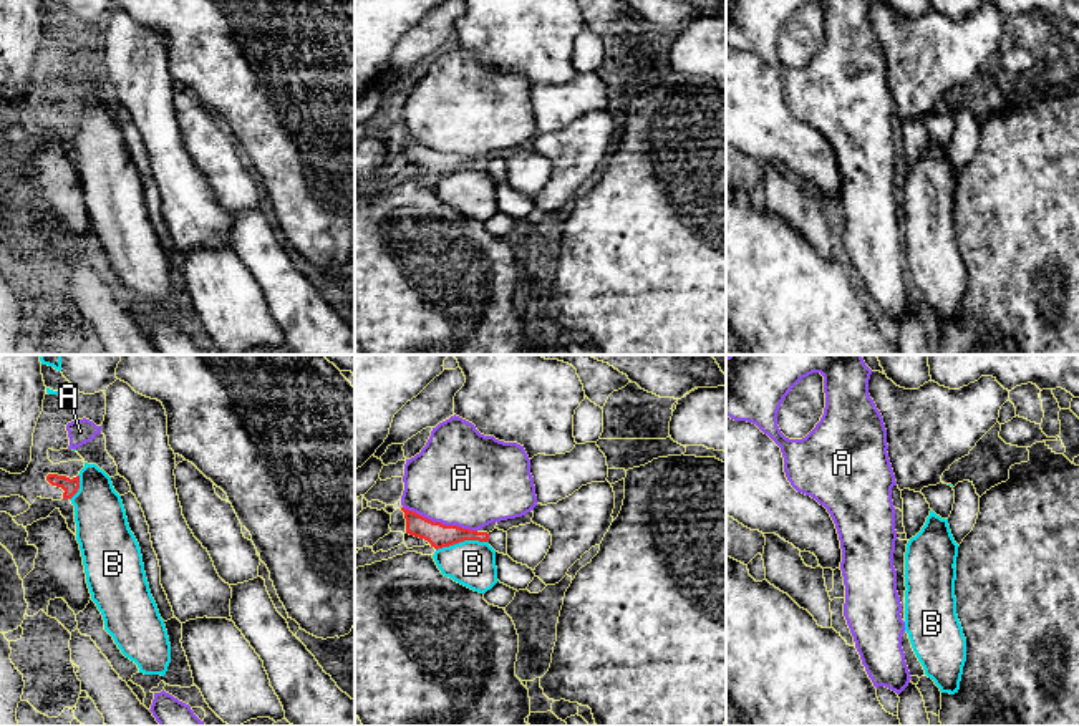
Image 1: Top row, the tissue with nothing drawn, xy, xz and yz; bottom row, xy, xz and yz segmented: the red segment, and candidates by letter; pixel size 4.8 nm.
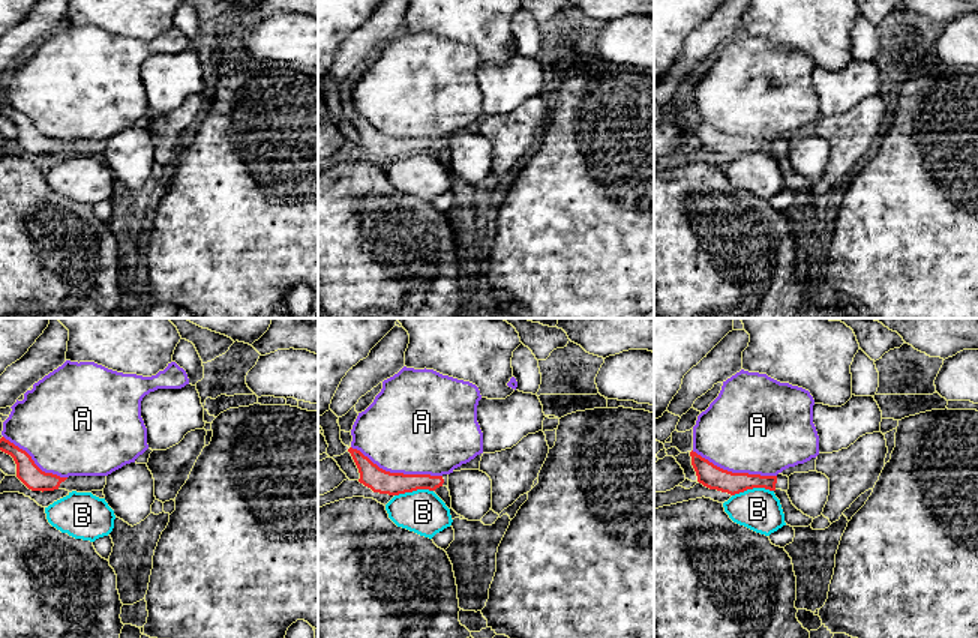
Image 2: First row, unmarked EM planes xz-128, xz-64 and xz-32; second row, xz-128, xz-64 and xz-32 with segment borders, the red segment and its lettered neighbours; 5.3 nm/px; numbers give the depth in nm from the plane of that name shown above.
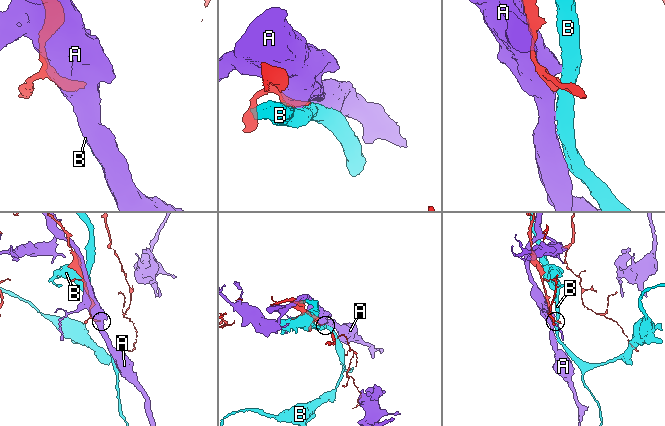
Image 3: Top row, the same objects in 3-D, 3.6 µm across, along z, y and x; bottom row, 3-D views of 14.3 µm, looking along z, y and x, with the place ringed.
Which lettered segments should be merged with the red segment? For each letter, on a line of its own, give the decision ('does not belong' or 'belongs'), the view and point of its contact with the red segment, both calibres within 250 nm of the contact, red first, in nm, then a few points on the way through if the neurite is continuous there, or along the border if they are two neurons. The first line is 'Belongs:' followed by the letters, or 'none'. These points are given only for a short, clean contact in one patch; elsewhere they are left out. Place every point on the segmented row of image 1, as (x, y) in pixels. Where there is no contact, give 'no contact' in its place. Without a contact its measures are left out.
Belongs: none
A: does not belong; meets red in xz at (440, 522); 120 nm thick on the red side, 460 nm on the other
B: does not belong; meets red in xz at (461, 541); 120 nm thick on the red side, 220 nm on the other; border along xz (488, 541), (459, 541), (436, 551)

